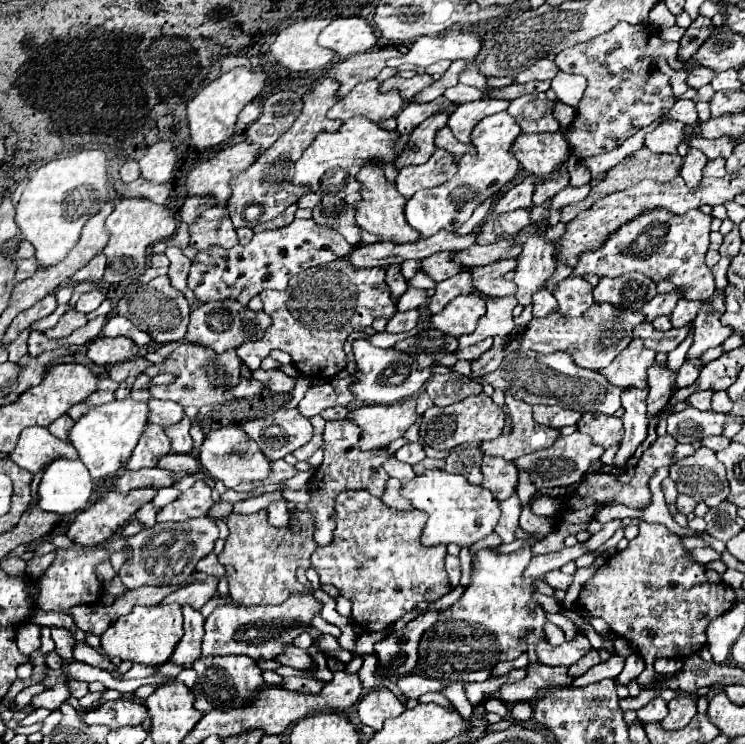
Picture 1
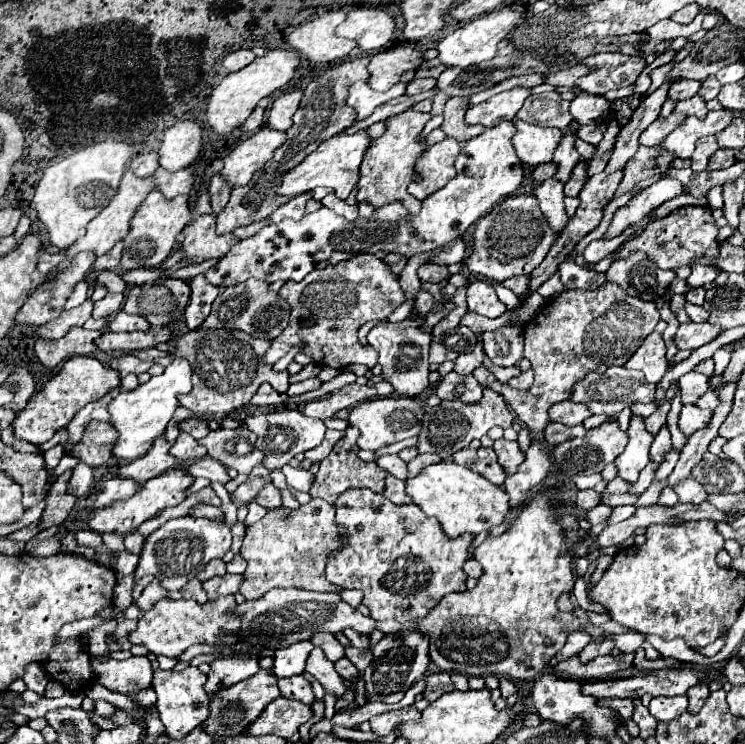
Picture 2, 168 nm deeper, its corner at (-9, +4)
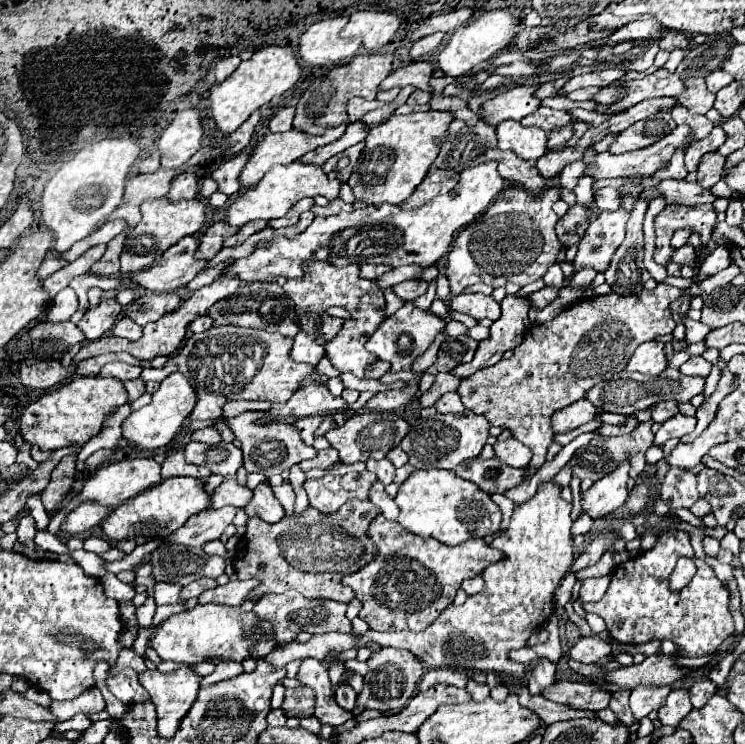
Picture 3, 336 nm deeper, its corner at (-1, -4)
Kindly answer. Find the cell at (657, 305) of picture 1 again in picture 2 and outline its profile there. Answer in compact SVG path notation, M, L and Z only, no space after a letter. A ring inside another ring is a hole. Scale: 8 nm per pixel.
M693 264L693 272L691 272L691 276L689 276L689 284L693 286L693 288L697 288L697 286L703 286L703 284L707 284L707 282L713 282L717 276L719 276L719 268L713 268L713 266L703 266L703 264Z

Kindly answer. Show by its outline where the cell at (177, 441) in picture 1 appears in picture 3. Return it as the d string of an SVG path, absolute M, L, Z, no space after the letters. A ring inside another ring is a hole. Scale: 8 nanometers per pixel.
M177 448L167 454L165 462L161 464L161 476L163 478L173 478L173 476L193 476L193 478L207 478L211 472L203 466L189 464L183 456L183 450Z

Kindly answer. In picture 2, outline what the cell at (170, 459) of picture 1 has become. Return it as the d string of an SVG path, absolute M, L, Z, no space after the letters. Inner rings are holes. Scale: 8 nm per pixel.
M201 458L201 460L195 460L193 464L189 464L189 468L187 468L187 472L191 474L191 476L205 476L205 478L209 478L211 482L219 482L219 484L227 484L229 480L231 480L231 476L229 476L229 472L223 468L223 464L219 464L217 460L213 460L213 458Z

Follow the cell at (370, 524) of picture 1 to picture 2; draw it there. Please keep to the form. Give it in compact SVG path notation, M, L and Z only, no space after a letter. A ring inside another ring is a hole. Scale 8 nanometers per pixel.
M367 488L343 492L335 502L335 508L337 524L345 526L347 534L341 538L345 542L343 550L331 554L329 558L327 580L341 588L363 590L363 604L371 610L373 620L415 622L425 618L427 612L435 608L445 594L465 592L467 574L463 572L463 564L471 558L469 546L473 542L473 536L463 534L459 538L449 538L443 534L441 524L435 518L425 516L419 506L397 506L383 494L375 494Z

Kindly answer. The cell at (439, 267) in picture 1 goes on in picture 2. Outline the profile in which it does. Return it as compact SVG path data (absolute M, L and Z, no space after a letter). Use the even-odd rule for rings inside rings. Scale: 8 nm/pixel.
M423 264L423 266L417 270L417 276L419 276L421 282L439 284L443 278L449 276L449 272L447 272L447 266L439 266L439 264Z

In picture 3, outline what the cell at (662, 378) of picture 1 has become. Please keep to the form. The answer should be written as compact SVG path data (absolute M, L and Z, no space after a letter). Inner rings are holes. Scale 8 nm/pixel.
M653 420L639 424L635 428L635 432L625 434L625 436L595 436L587 446L579 448L573 454L573 458L569 460L569 466L573 470L573 478L591 478L595 482L599 478L603 478L605 474L613 472L613 468L617 468L617 464L623 462L623 460L629 460L635 466L635 478L637 478L643 472L645 464L647 464L645 462L645 452L653 444L651 426L653 426Z

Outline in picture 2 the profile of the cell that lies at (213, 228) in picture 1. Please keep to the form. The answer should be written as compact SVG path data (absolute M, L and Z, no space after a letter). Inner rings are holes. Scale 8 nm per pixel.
M211 214L195 218L187 228L183 228L181 250L183 258L189 262L203 262L209 258L223 258L233 244L239 242L233 234L217 236L215 234L215 218Z

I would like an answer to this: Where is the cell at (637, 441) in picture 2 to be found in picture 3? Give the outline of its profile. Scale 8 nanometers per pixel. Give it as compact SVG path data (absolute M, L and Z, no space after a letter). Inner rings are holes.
M623 460L611 474L603 476L587 492L583 492L583 512L589 512L591 518L603 518L625 504L629 496L627 482L631 480L629 470L629 460Z

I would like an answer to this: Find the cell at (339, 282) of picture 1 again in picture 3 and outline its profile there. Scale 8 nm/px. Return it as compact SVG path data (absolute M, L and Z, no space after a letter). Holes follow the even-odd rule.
M315 262L307 266L303 278L287 280L283 290L295 302L299 330L309 334L317 332L317 342L325 348L325 356L339 372L349 372L357 378L365 378L365 372L375 362L375 356L371 356L363 344L369 340L371 332L375 332L379 322L385 320L385 306L387 306L383 290L375 284L375 280L361 278L357 264L335 268L329 262ZM331 306L345 308L351 314L351 318L343 322L341 330L333 340L325 340L325 334L317 330L317 320L321 320L321 314Z

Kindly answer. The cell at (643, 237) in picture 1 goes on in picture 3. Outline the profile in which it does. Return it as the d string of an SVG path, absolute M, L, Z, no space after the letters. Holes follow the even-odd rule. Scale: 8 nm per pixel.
M669 204L665 206L659 216L655 218L655 262L661 266L667 266L673 256L671 238L677 230L689 228L695 234L701 236L703 244L711 240L711 230L715 226L717 212L713 210L713 204L699 204L699 206L677 206Z

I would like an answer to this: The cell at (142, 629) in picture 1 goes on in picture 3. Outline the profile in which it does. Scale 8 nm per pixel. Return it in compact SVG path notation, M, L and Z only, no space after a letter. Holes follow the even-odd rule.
M197 604L193 610L173 614L157 626L157 634L149 646L161 656L161 660L195 664L207 658L219 656L225 660L241 662L245 658L261 658L275 648L275 640L269 634L269 624L263 624L252 611L245 612L239 606Z

